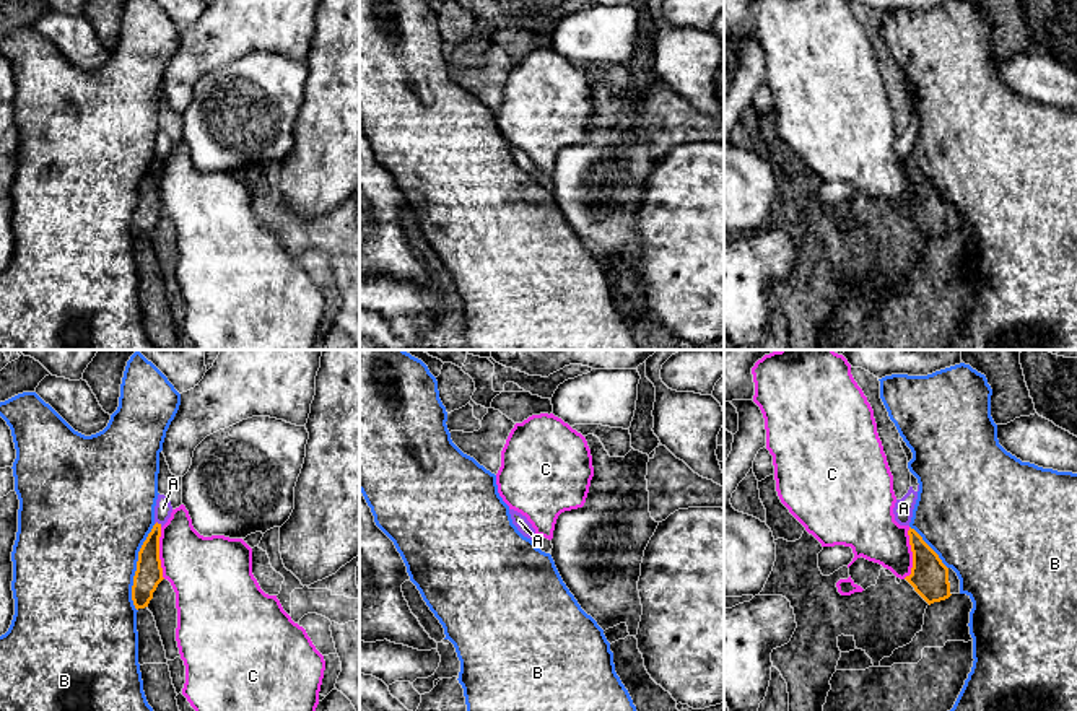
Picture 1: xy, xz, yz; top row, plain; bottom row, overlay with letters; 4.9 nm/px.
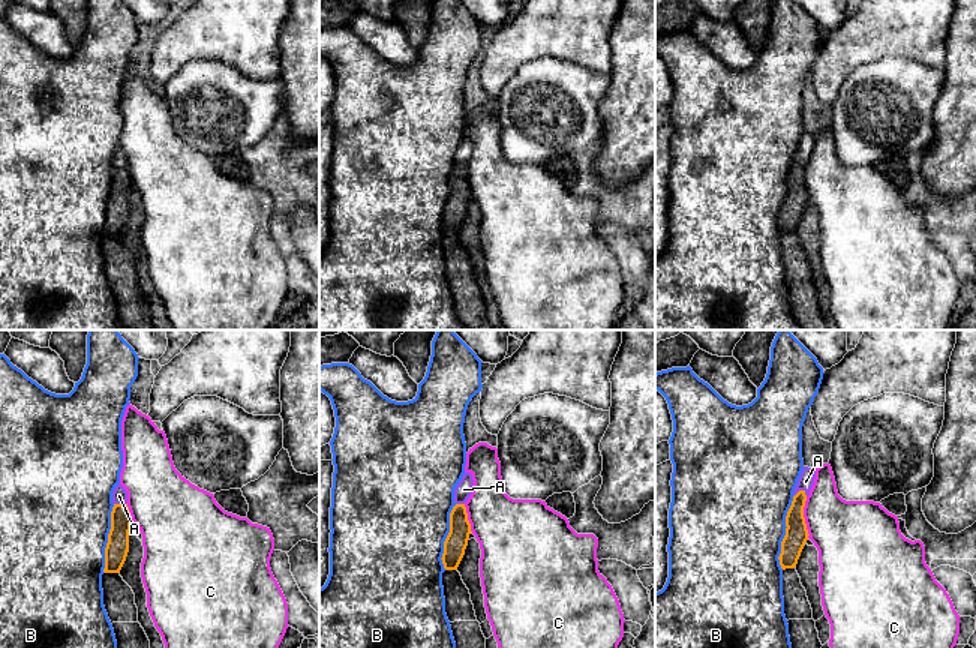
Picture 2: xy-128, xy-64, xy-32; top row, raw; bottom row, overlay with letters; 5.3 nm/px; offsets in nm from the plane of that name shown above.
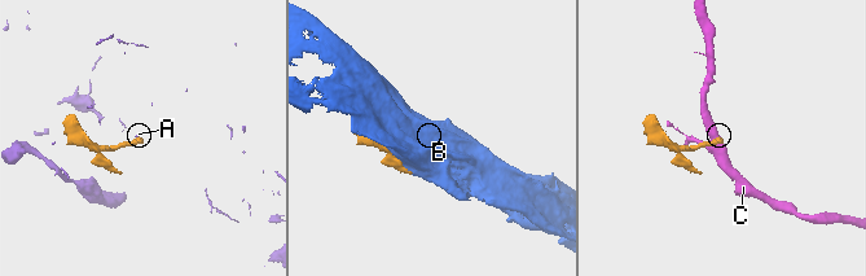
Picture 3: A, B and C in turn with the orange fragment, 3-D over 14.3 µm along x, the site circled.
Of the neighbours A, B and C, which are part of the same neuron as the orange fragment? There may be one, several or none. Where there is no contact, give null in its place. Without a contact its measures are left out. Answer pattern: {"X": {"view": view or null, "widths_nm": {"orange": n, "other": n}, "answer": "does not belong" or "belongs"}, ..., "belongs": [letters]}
{"A": {"view": "xy", "widths_nm": {"orange": 130, "other": 90}, "answer": "belongs"}, "B": {"view": "xy", "widths_nm": {"orange": 140, "other": 480}, "answer": "does not belong"}, "C": {"view": "yz", "widths_nm": {"orange": 190, "other": 260}, "answer": "does not belong"}, "belongs": ["A"]}

